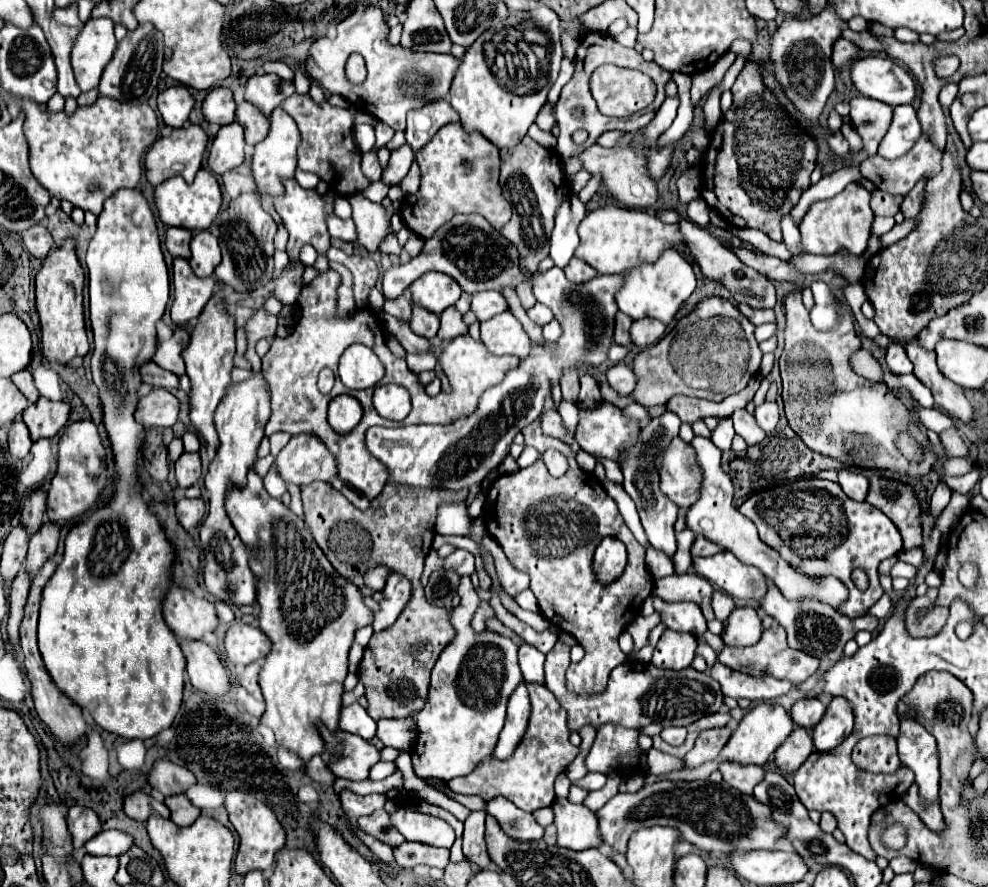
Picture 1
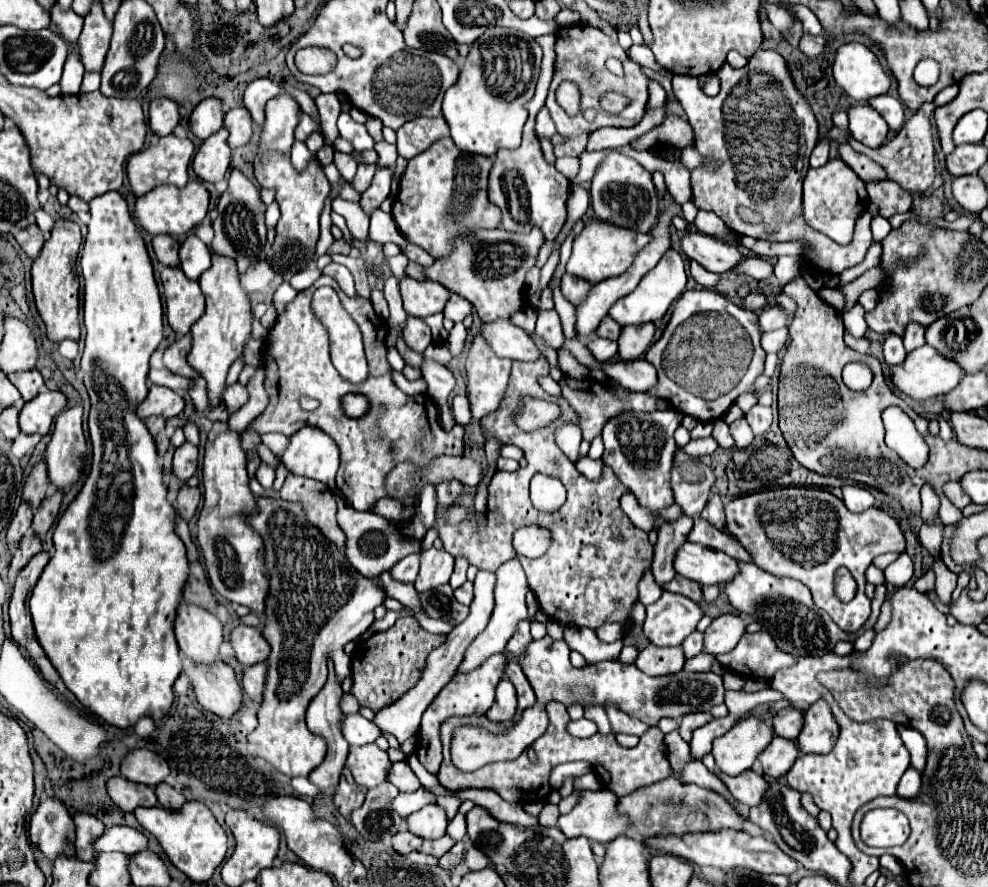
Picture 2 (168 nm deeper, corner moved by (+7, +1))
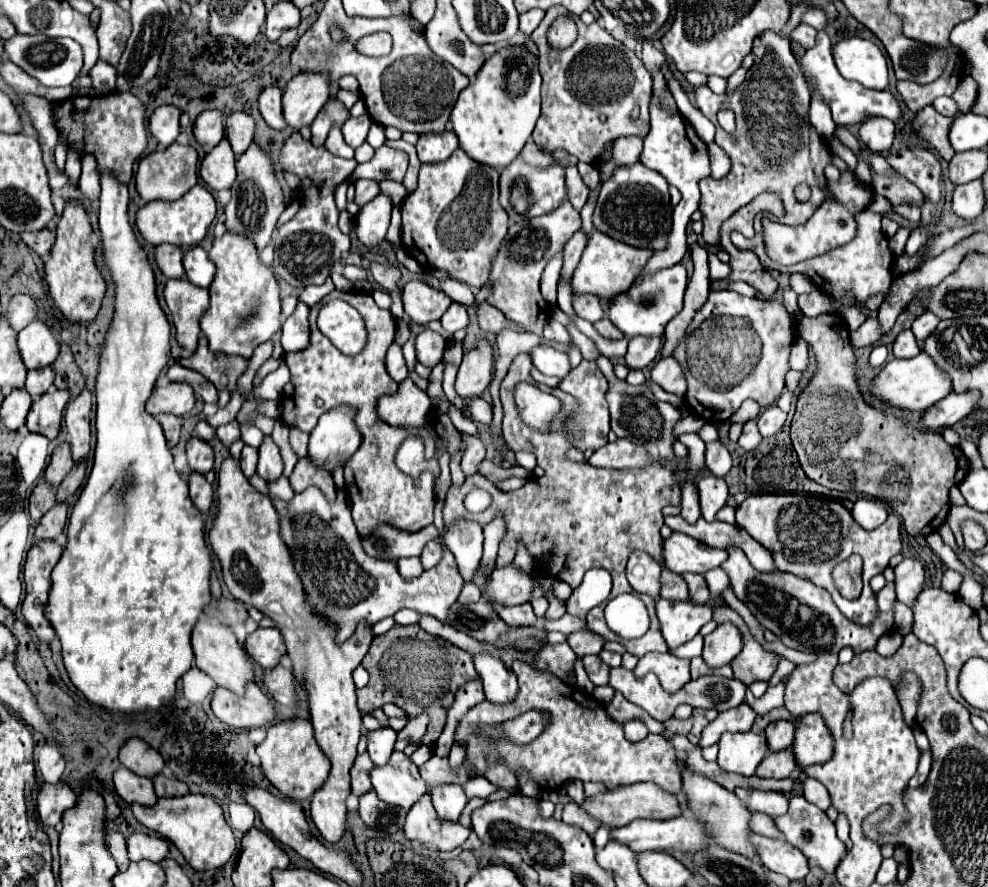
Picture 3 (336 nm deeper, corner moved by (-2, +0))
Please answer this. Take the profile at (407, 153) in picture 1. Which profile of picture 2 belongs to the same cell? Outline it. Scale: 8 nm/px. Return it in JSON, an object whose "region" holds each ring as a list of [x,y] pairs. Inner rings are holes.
{"region":[[[376,170],[376,176],[374,176],[370,188],[360,198],[360,206],[362,206],[362,210],[368,216],[374,210],[378,210],[380,204],[384,202],[384,198],[388,196],[388,192],[390,192],[390,180],[392,180],[392,170]]]}

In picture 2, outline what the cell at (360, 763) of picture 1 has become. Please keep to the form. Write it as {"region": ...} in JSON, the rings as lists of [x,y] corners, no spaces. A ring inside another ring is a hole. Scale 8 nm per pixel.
{"region":[[[376,744],[352,746],[346,764],[350,766],[356,784],[368,790],[380,786],[382,782],[388,782],[388,772],[392,766],[388,754]]]}

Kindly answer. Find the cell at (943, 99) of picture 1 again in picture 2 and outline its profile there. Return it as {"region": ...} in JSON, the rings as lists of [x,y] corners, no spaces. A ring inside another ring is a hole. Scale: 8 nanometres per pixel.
{"region":[[[958,84],[948,86],[948,88],[944,88],[944,90],[942,90],[942,92],[940,92],[940,94],[934,98],[934,104],[936,104],[936,106],[944,106],[944,104],[952,102],[956,94],[958,94]]]}

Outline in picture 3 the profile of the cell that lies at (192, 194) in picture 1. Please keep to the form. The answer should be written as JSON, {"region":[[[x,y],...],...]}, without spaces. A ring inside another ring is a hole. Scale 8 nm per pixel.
{"region":[[[199,183],[177,201],[149,201],[137,211],[135,225],[143,235],[143,239],[153,245],[171,243],[181,247],[181,245],[197,245],[205,237],[207,227],[211,225],[213,219],[215,219],[215,197],[205,185]]]}

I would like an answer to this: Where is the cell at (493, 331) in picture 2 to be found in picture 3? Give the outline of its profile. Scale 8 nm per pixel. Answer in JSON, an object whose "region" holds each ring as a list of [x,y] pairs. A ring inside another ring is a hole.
{"region":[[[537,345],[531,349],[531,359],[533,365],[545,373],[545,375],[557,375],[557,377],[565,377],[569,373],[569,357],[561,351],[555,351],[553,347],[545,347],[545,345]]]}

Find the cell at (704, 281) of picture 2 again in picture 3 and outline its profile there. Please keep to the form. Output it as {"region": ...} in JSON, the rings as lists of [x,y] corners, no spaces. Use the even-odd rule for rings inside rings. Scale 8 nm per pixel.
{"region":[[[733,281],[733,283],[727,283],[727,287],[725,287],[727,291],[735,291],[735,293],[739,293],[739,295],[747,295],[747,297],[755,297],[757,293],[755,293],[755,289],[751,289],[747,283],[743,283],[743,281]]]}

